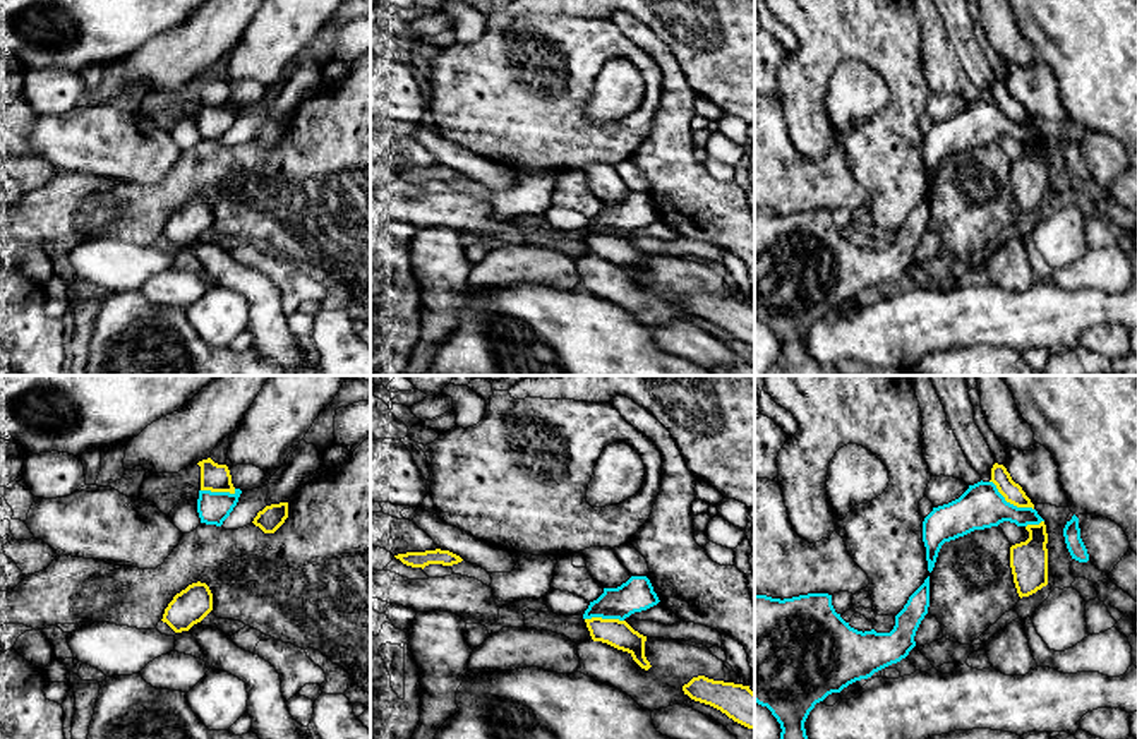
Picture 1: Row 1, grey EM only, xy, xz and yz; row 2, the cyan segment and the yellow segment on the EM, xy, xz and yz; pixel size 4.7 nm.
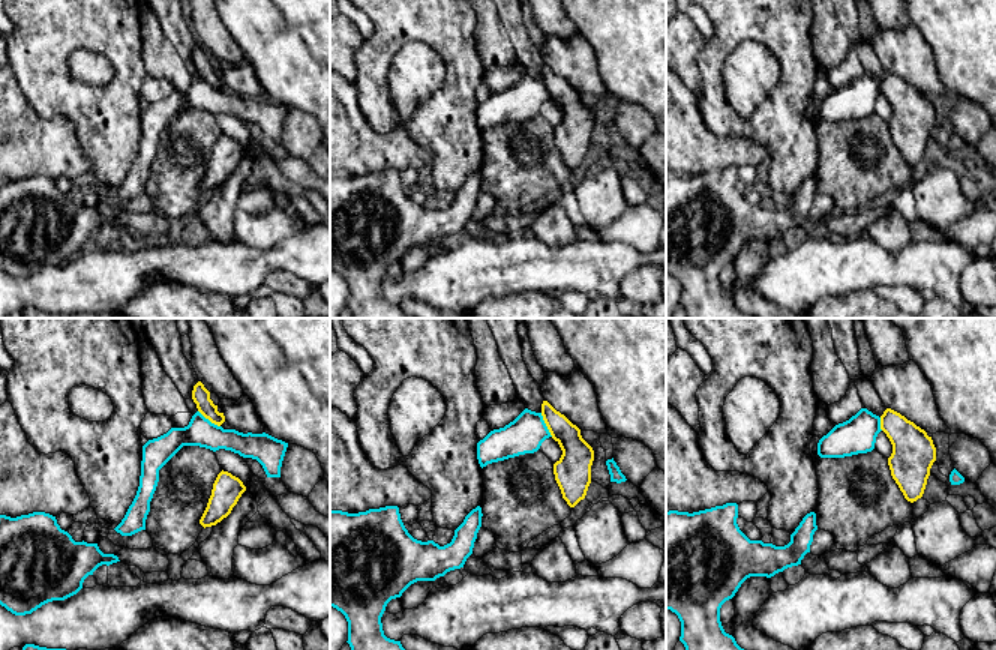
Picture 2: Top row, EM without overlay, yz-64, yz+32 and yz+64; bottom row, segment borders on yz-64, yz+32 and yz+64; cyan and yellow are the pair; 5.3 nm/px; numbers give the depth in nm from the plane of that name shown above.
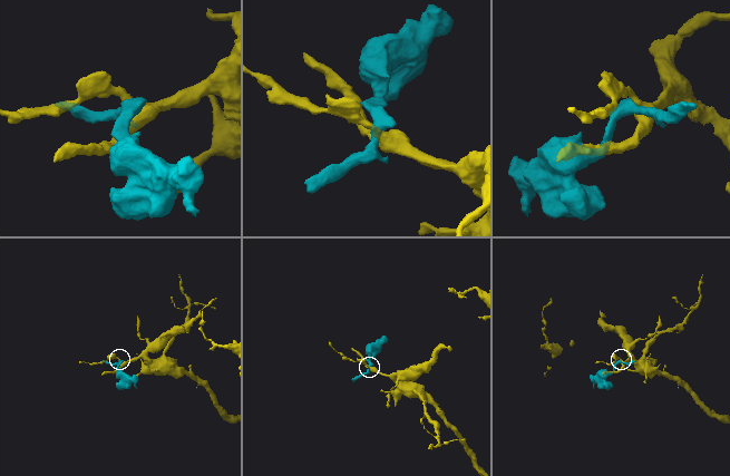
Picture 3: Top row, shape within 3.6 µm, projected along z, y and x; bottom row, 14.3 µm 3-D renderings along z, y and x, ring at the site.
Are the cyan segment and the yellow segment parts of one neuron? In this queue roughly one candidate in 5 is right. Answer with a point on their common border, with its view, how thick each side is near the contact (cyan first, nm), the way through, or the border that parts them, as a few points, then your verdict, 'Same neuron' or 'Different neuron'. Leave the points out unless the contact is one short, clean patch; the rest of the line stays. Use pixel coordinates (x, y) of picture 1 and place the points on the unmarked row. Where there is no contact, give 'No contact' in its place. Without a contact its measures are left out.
Touches cyan at yz (1009, 119). Thickness 220 nm (cyan) against 90 nm. Boundary: yz (990, 96), (1007, 117), (1033, 126). Different neuron

